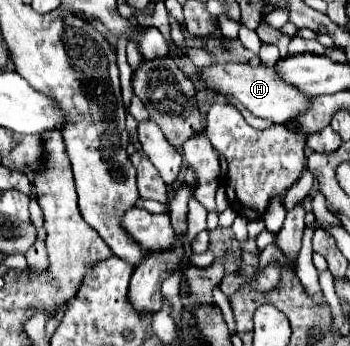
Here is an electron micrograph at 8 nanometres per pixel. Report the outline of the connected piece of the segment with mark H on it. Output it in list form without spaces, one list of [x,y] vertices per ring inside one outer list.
[[[213,63],[209,69],[201,73],[201,79],[211,87],[221,91],[223,95],[237,97],[253,115],[271,119],[275,123],[287,123],[297,119],[301,113],[305,113],[311,107],[311,97],[301,93],[297,87],[289,85],[287,81],[281,81],[277,77],[277,71],[273,67],[251,67],[243,63]]]

